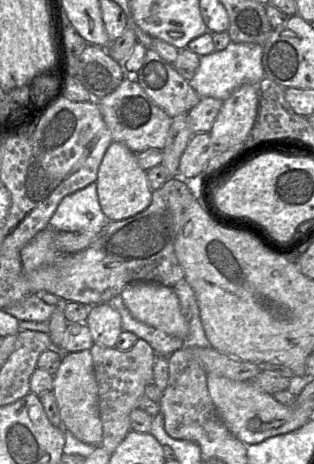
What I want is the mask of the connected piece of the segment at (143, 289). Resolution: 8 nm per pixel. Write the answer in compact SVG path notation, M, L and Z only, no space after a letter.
M132 282L124 287L120 296L138 321L179 339L188 336L189 323L182 315L173 287L157 282Z

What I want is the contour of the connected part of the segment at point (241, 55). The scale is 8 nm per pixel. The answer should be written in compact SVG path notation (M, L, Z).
M230 42L229 45L222 51L214 51L208 55L200 56L200 64L194 75L189 80L190 86L201 97L212 97L220 100L226 100L240 86L244 84L258 85L265 77L265 72L262 66L263 46L256 43L235 43Z

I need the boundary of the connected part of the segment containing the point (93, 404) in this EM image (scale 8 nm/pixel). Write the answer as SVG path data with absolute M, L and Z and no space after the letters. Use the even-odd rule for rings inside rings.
M90 350L63 353L61 364L54 374L52 389L60 412L62 427L78 440L101 446L103 428L98 407L98 387Z

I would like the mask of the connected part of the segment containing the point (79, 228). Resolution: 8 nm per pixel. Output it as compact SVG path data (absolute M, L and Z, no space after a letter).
M94 182L66 195L51 216L49 226L64 232L101 233L109 222L100 207Z

